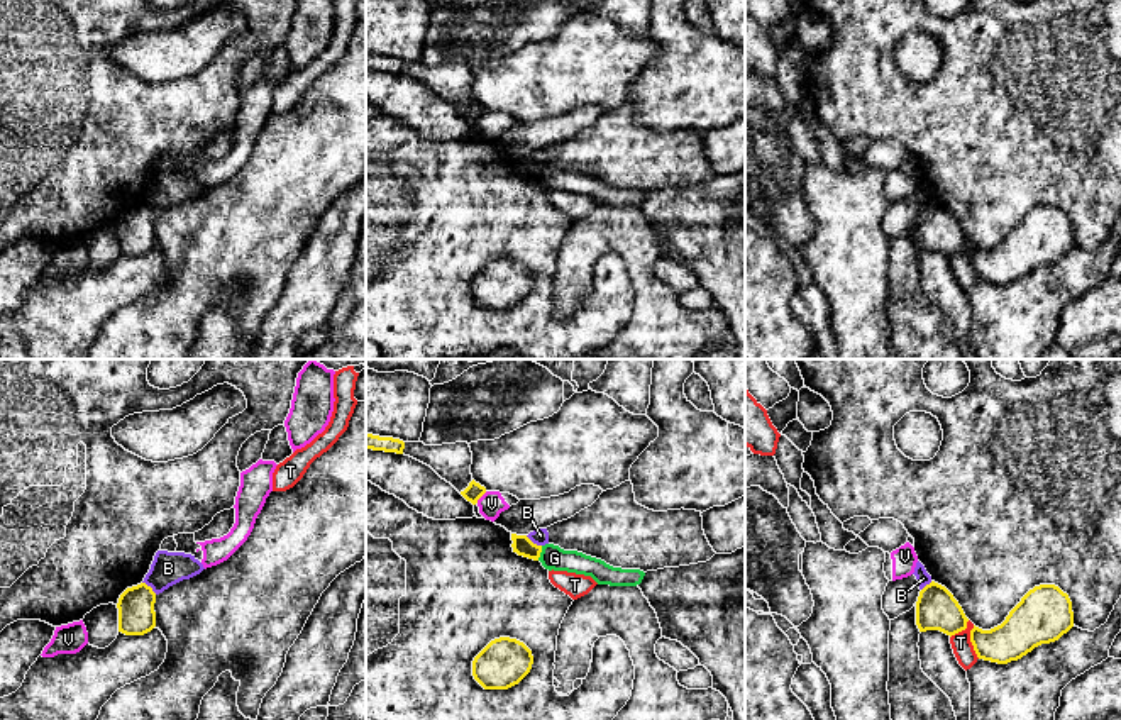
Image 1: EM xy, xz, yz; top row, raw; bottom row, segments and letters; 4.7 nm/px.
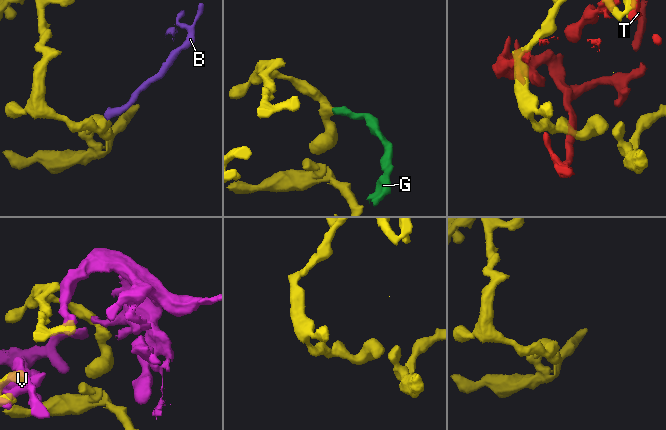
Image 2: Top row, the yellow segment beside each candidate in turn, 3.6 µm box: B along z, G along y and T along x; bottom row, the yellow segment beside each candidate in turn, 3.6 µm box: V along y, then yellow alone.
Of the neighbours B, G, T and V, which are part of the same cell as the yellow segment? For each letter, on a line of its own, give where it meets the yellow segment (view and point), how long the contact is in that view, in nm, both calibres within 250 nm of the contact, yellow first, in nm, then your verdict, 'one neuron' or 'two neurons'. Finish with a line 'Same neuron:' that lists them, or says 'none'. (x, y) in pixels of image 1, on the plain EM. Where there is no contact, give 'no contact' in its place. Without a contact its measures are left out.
B: xy (149, 207) | 90 nm | 180/160 nm | two neurons
G: xz (541, 171) | 80 nm | 90/110 nm | two neurons
T: yz (971, 261) | 160 nm | 200/100 nm | two neurons
V: xz (481, 116) | 80 nm | 80/120 nm | two neurons
Same neuron: none

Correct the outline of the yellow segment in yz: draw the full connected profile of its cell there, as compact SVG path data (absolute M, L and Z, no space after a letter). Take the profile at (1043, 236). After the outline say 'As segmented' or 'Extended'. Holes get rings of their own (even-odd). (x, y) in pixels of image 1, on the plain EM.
M1055 205L1030 210L1006 241L982 251L974 246L970 263L979 280L1008 285L1035 268L1058 261L1074 247L1072 222Z. As segmented

